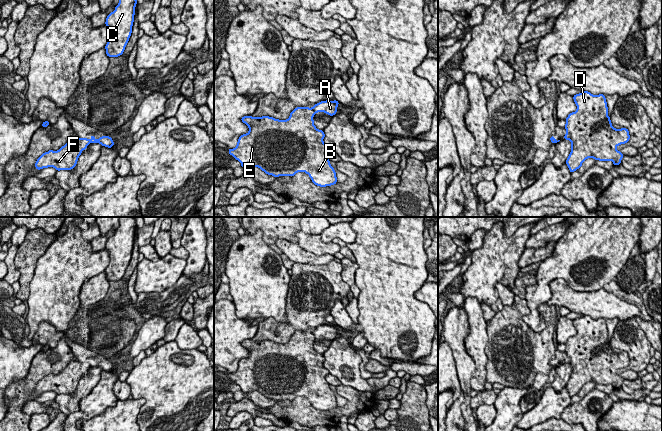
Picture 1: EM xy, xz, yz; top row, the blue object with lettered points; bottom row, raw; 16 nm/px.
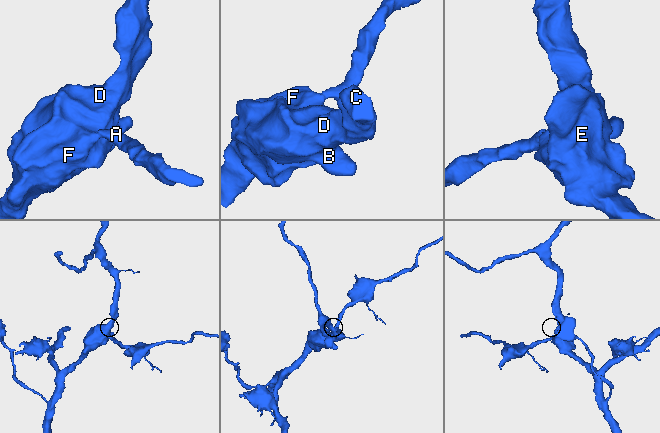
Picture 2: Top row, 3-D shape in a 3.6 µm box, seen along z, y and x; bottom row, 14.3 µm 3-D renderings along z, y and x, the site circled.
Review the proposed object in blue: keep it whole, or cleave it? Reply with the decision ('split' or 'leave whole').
split

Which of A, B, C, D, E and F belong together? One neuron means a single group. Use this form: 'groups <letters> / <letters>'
groups A / B C D E F

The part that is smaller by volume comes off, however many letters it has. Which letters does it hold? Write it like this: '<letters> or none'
A

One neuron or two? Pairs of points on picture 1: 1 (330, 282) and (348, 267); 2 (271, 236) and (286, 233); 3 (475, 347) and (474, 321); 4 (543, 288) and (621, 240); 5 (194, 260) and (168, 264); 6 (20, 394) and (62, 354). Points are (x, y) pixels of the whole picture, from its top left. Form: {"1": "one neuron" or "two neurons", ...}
{"1": "two neurons", "2": "one neuron", "3": "one neuron", "4": "one neuron", "5": "two neurons", "6": "one neuron"}

